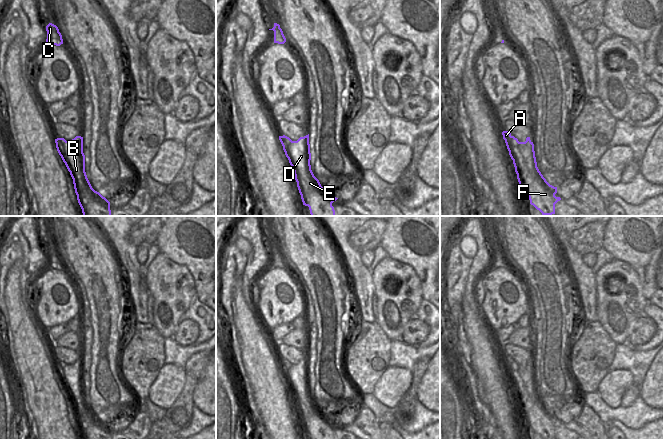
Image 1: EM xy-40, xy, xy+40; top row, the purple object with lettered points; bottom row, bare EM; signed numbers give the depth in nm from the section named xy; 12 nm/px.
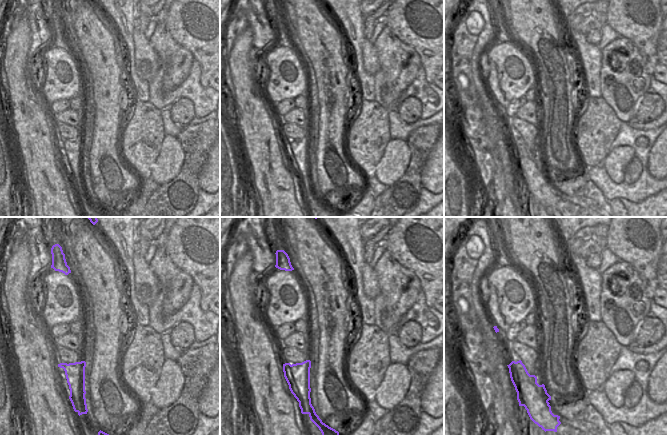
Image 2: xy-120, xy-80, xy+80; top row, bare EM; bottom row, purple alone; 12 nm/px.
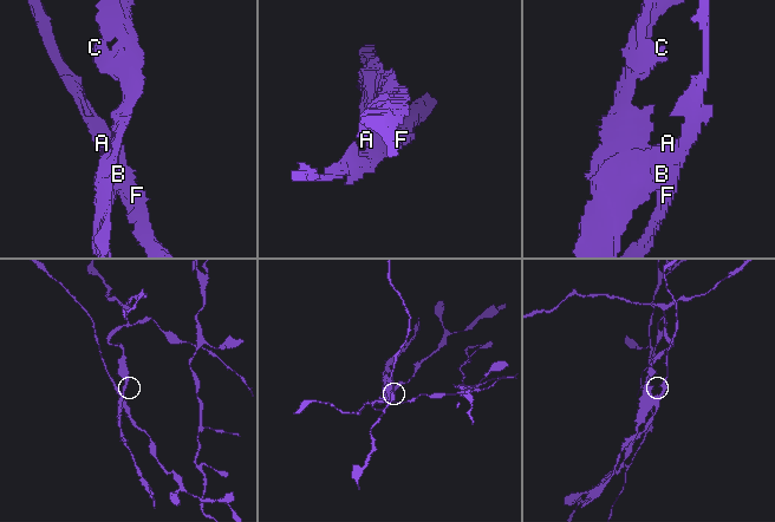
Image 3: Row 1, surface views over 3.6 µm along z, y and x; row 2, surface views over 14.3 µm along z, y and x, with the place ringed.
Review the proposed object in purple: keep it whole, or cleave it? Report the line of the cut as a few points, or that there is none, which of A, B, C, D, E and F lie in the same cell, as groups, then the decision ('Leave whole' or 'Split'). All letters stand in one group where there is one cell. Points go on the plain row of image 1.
Split along xy+40 (519, 366), (518, 373), (520, 377), (526, 386), (531, 387). Groups: A E F / B C D. Split.

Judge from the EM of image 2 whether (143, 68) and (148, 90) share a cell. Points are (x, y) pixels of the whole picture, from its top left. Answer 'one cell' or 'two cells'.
two cells

